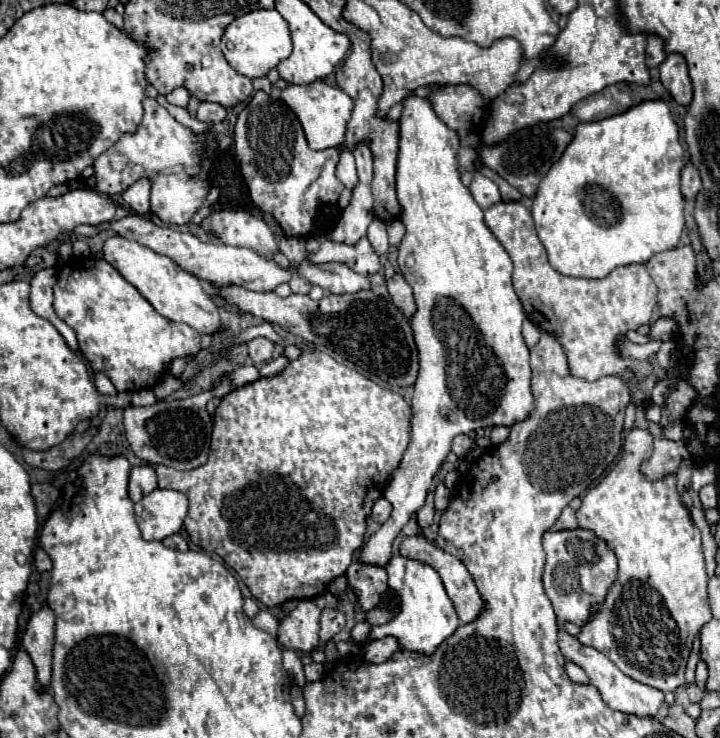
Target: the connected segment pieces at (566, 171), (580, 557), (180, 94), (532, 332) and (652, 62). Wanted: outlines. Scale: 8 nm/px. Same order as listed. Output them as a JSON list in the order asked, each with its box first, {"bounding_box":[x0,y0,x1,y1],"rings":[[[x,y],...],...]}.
[{"bounding_box":[532,99,684,279],"rings":[[[660,99],[642,101],[642,103],[626,109],[624,113],[612,115],[608,119],[600,119],[600,121],[592,121],[592,123],[578,123],[576,129],[574,129],[574,137],[572,137],[570,145],[566,147],[564,155],[550,167],[550,171],[540,181],[538,193],[536,193],[532,203],[532,218],[534,223],[536,223],[538,237],[540,237],[544,249],[548,253],[550,265],[556,271],[560,271],[562,275],[602,279],[614,267],[632,265],[632,263],[646,263],[652,255],[676,247],[678,239],[682,235],[682,229],[684,229],[684,197],[680,193],[680,173],[682,173],[682,167],[684,167],[684,149],[682,149],[680,139],[678,139],[678,125],[672,119],[672,113],[670,113],[668,105],[664,101],[660,101]]]},{"bounding_box":[544,529,618,625],"rings":[[[564,529],[564,531],[546,531],[544,533],[544,591],[552,601],[558,621],[570,621],[576,625],[586,625],[590,621],[590,611],[594,605],[602,603],[608,589],[618,575],[616,553],[608,543],[596,537],[588,529]]]},{"bounding_box":[166,87,188,107],"rings":[[[178,87],[176,91],[172,91],[172,93],[168,93],[166,95],[166,99],[168,99],[168,103],[172,103],[172,105],[178,105],[178,107],[186,107],[188,105],[188,91],[184,91],[184,87]]]},{"bounding_box":[522,319,540,347],"rings":[[[526,319],[524,321],[524,327],[522,327],[522,335],[524,335],[526,345],[528,347],[534,347],[538,343],[538,339],[540,339],[540,329],[530,319]]]},{"bounding_box":[646,35,666,69],"rings":[[[648,35],[648,45],[646,45],[646,65],[648,65],[648,69],[658,67],[664,59],[666,59],[666,53],[664,53],[662,39],[656,37],[656,35]]]}]

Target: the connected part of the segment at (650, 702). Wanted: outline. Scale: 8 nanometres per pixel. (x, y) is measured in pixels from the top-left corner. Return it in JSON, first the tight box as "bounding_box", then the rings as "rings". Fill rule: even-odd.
{"bounding_box":[558,623,664,717],"rings":[[[558,623],[558,647],[564,655],[566,661],[582,667],[586,671],[586,675],[590,677],[590,683],[600,691],[602,695],[602,701],[614,709],[614,711],[622,711],[622,713],[632,713],[632,715],[640,715],[640,717],[654,717],[658,707],[664,703],[664,693],[650,687],[650,685],[644,685],[644,683],[638,683],[634,681],[632,677],[624,675],[604,653],[596,651],[594,647],[588,647],[584,643],[580,643],[574,635],[566,633],[564,631],[564,625]]]}

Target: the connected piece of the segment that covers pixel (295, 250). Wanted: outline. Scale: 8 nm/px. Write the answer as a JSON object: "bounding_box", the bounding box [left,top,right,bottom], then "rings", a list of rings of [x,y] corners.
{"bounding_box":[278,237,306,263],"rings":[[[282,237],[278,247],[290,263],[300,263],[300,259],[306,257],[304,243],[306,243],[306,239],[302,239],[302,237]]]}

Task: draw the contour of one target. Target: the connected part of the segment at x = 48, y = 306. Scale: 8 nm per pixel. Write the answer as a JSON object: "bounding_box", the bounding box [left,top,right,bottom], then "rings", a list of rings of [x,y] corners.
{"bounding_box":[30,269,78,351],"rings":[[[40,269],[34,273],[32,281],[30,281],[30,307],[36,315],[48,319],[66,339],[68,347],[72,347],[72,351],[78,351],[78,343],[76,343],[76,335],[74,331],[62,321],[58,319],[58,315],[54,313],[52,307],[52,287],[56,285],[56,269]]]}

